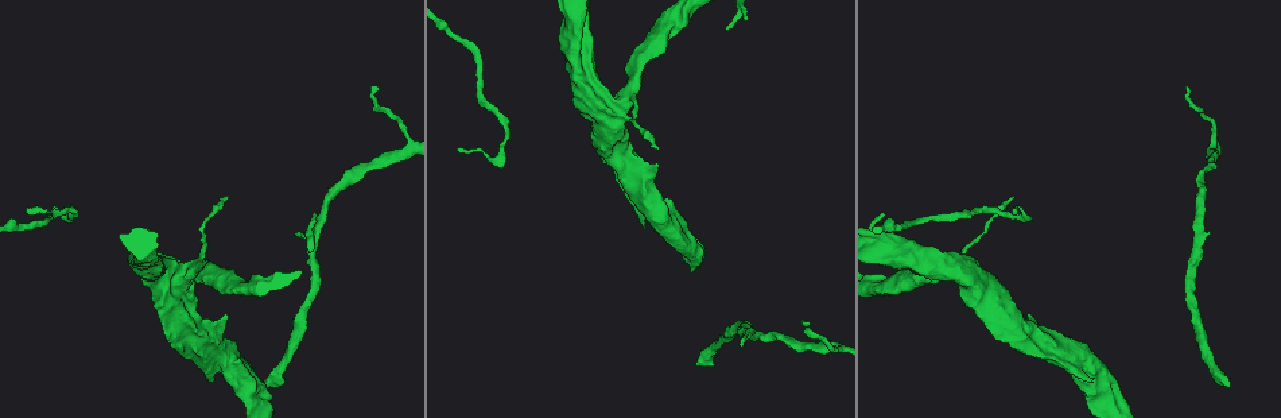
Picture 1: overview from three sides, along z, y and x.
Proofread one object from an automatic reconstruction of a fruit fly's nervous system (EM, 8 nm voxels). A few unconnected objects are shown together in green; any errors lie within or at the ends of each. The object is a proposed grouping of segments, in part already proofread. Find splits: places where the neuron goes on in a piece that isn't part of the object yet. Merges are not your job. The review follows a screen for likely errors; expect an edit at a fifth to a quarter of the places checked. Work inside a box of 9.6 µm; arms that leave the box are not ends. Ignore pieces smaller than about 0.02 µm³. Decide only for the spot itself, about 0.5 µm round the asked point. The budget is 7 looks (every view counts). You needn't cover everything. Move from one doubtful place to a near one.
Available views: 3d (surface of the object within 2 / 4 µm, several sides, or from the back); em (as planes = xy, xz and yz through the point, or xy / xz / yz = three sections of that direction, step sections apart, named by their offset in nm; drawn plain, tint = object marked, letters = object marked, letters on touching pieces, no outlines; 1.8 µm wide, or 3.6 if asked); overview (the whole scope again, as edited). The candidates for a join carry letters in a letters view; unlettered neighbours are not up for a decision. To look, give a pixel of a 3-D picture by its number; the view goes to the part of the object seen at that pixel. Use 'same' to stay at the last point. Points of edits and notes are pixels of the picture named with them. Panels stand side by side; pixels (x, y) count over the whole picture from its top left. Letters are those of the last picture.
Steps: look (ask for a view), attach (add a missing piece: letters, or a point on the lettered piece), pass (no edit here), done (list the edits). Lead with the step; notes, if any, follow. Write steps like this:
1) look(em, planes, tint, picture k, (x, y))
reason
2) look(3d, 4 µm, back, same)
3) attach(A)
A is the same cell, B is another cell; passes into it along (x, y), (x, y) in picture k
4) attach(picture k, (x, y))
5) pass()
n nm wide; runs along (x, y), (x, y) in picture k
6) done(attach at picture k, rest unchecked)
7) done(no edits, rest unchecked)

look(em, planes, letters, picture 1, (227, 322))
an open end

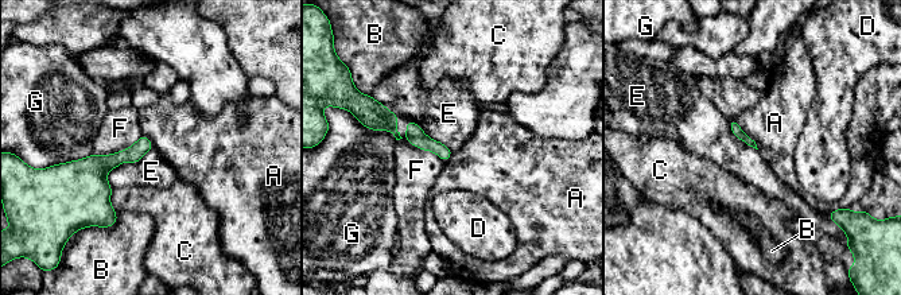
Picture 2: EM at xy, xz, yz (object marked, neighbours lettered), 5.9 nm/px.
pass()
A, B, C, D, E, F and G are other cells; runs along (410, 124), (428, 144), (446, 155) in picture 2; none of them fits

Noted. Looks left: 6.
look(3d, 2 µm, picture 1, (196, 266))
thick turns thin

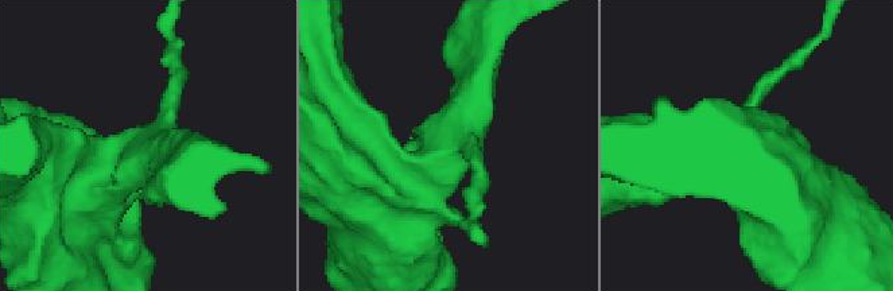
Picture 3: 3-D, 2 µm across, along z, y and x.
look(em, planes, tint, picture 3, (454, 138))

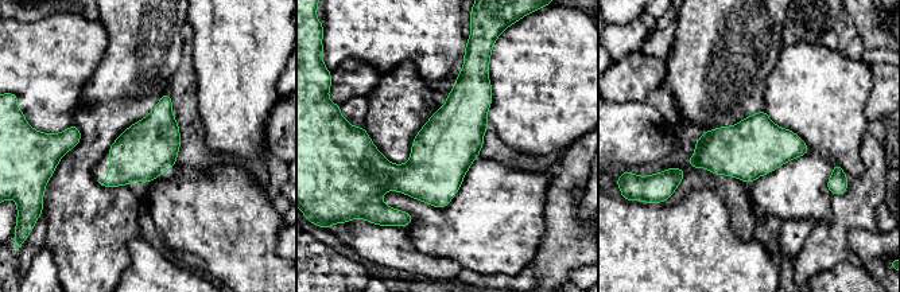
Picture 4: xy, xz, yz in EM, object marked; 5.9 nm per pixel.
look(em, planes, letters, same)

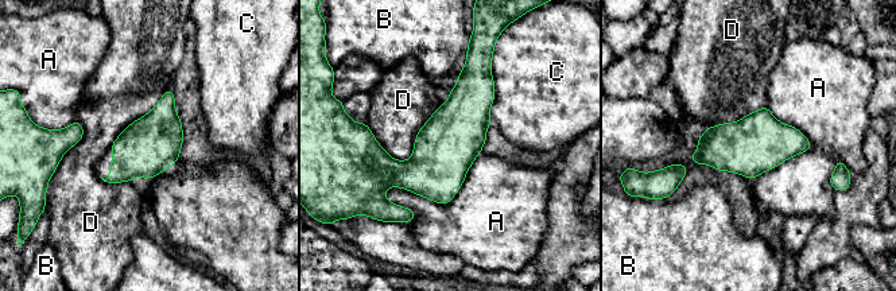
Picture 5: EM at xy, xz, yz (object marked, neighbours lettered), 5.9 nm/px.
pass()
A, B, C and D are other cells; border along (170, 86), (109, 146) in picture 5; no lettered piece goes on from it

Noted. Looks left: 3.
look(3d, 2 µm, picture 1, (659, 148))
thin end

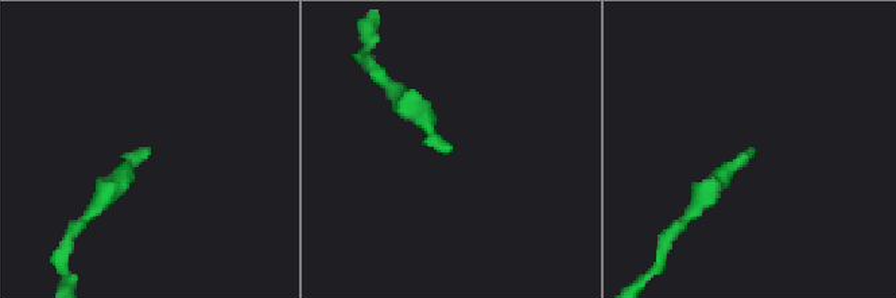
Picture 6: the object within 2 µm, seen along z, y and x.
look(em, planes, letters, picture 6, (750, 150))
shape alone is not enough

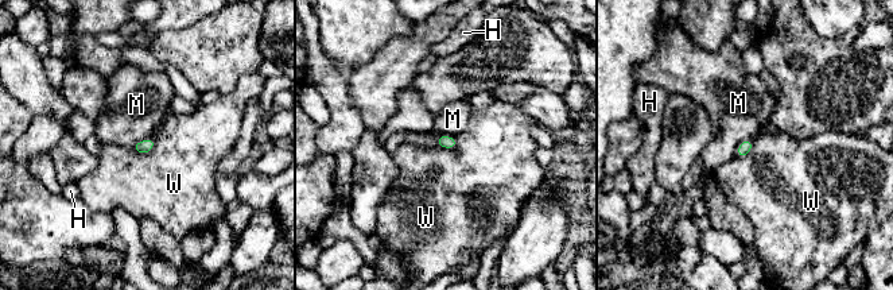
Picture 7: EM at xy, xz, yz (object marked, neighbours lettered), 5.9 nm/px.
pass()
70 nm wide; W touches over 150 nm; H, M and W are other cells; none of them fits

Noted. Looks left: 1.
done(no edits, rest unchecked)

